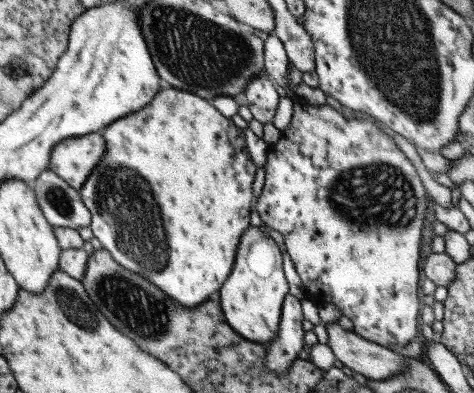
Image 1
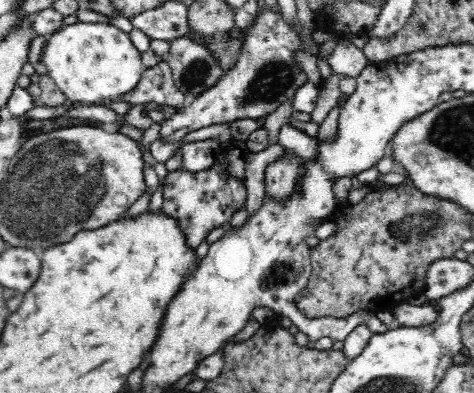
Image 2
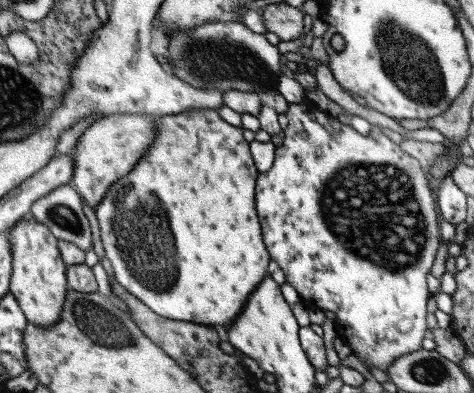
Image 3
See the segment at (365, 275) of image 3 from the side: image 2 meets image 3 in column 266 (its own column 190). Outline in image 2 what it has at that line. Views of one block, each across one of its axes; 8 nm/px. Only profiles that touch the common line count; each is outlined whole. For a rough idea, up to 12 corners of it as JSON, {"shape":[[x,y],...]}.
{"shape":[[222,154],[208,170],[168,172],[162,210],[196,250],[246,208]]}

